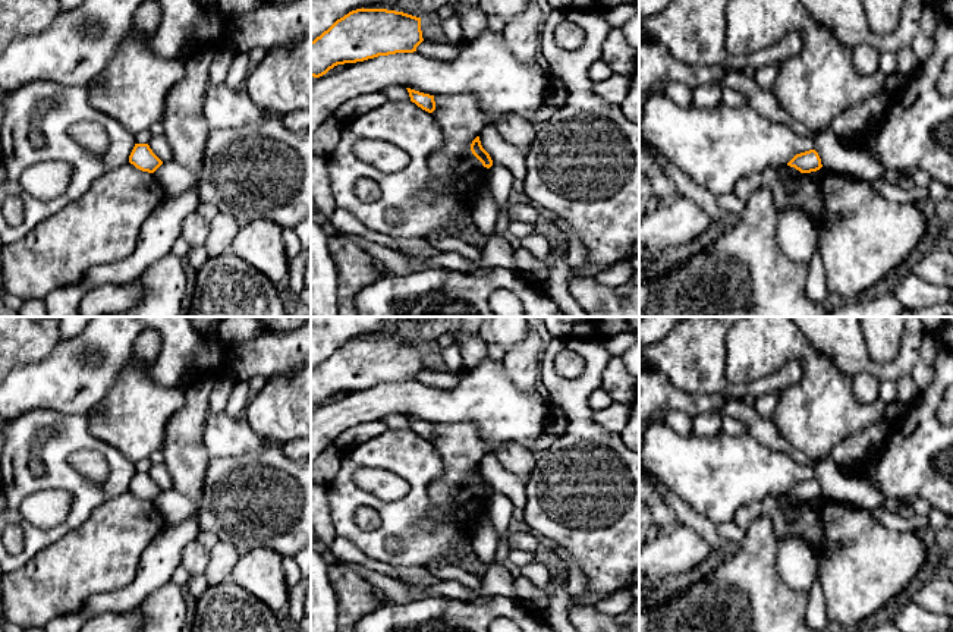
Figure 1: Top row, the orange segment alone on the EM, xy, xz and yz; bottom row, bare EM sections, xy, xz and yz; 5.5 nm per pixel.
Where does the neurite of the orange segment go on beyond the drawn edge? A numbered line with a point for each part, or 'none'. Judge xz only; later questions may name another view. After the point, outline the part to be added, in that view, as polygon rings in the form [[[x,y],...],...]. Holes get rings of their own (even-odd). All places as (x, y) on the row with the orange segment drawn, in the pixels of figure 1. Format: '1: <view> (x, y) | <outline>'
none

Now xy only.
none

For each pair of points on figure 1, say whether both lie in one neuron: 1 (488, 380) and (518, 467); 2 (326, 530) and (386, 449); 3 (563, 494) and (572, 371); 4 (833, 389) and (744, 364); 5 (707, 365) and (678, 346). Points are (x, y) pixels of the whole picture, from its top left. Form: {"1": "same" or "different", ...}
{"1": "different", "2": "different", "3": "different", "4": "same", "5": "same"}

